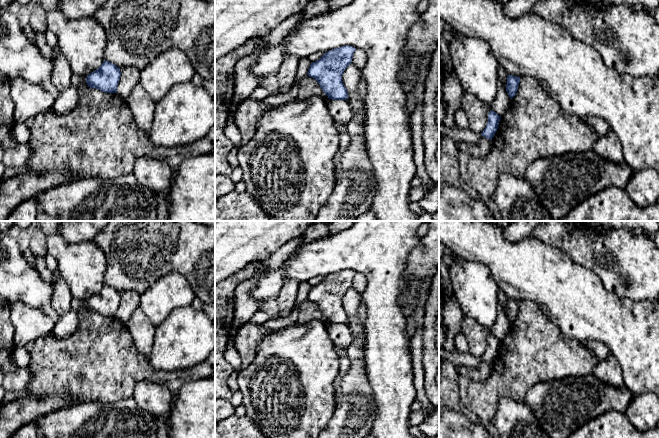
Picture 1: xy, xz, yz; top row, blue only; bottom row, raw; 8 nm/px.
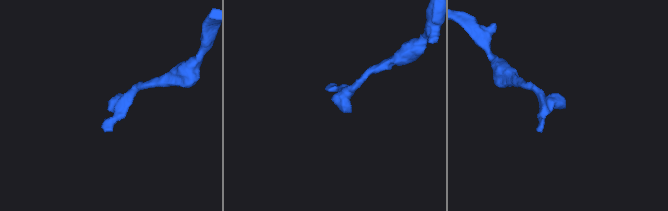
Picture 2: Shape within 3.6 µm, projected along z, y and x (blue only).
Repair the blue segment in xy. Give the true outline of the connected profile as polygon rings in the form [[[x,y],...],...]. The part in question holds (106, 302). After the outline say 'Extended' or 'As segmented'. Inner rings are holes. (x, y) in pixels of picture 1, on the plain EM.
[[[105,284],[97,294],[86,301],[86,307],[91,313],[95,312],[106,317],[116,317],[120,300],[120,292]]]. As segmented

